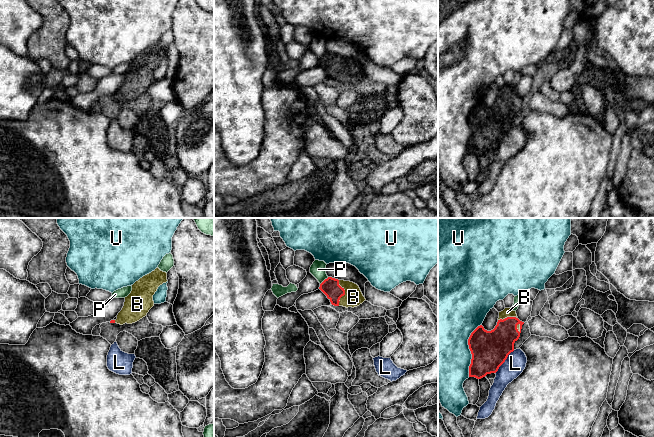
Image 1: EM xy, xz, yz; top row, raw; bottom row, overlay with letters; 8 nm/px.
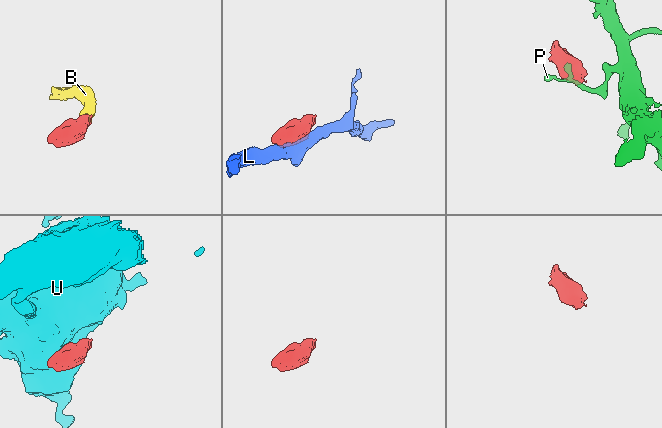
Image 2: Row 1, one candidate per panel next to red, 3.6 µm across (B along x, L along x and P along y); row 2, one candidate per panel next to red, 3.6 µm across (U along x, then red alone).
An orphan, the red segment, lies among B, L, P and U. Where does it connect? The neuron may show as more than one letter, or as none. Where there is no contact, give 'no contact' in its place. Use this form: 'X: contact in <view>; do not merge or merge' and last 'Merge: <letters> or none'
B: contact in xz; merge
L: contact in yz; do not merge
P: contact in xz; do not merge
U: contact in yz; do not merge
Merge: B

